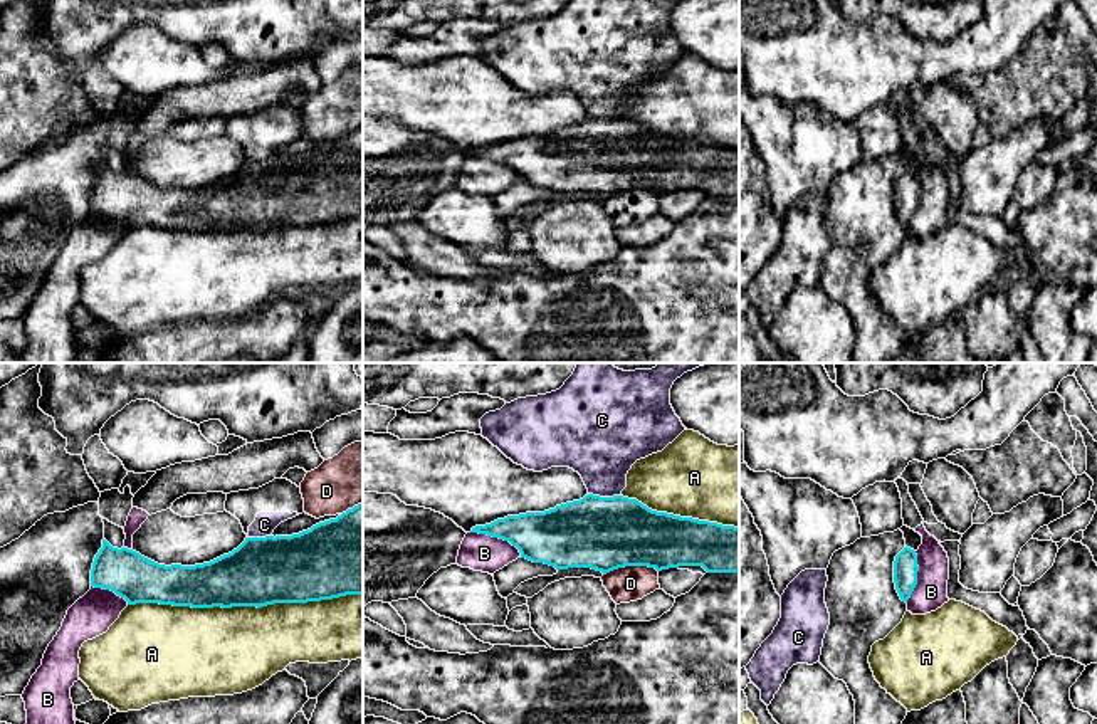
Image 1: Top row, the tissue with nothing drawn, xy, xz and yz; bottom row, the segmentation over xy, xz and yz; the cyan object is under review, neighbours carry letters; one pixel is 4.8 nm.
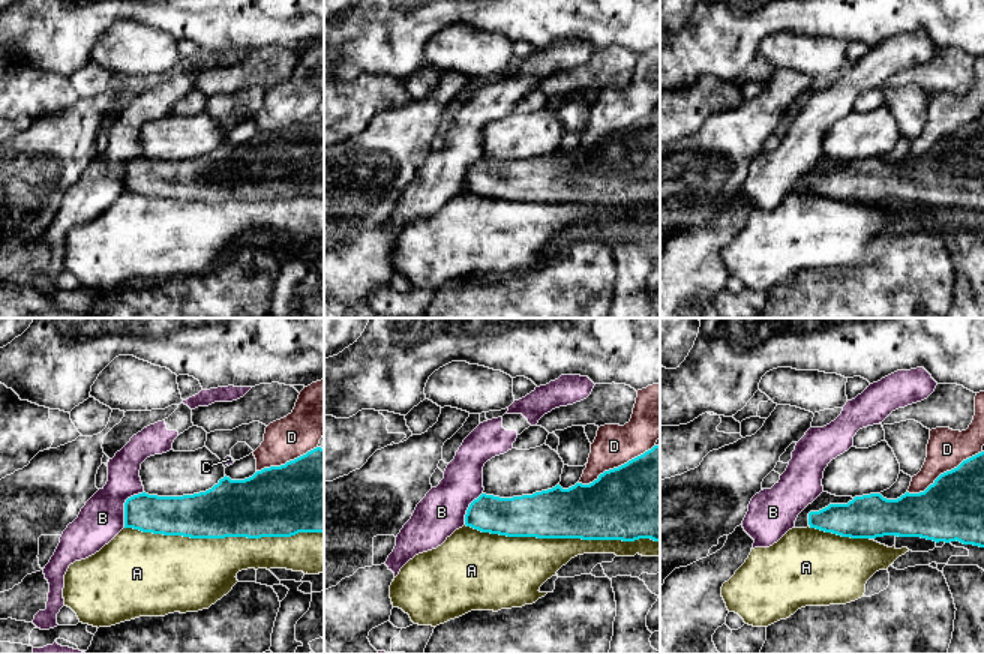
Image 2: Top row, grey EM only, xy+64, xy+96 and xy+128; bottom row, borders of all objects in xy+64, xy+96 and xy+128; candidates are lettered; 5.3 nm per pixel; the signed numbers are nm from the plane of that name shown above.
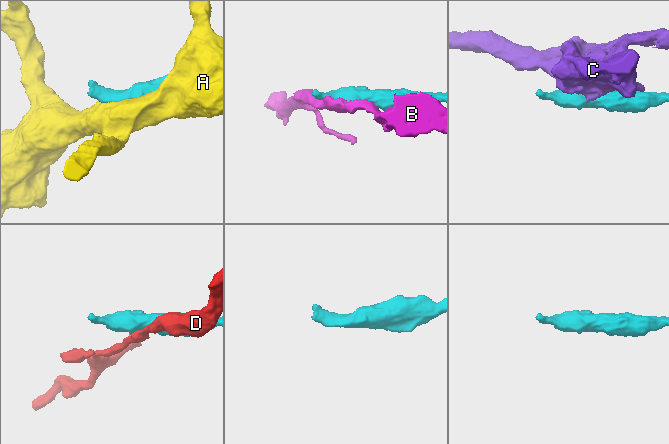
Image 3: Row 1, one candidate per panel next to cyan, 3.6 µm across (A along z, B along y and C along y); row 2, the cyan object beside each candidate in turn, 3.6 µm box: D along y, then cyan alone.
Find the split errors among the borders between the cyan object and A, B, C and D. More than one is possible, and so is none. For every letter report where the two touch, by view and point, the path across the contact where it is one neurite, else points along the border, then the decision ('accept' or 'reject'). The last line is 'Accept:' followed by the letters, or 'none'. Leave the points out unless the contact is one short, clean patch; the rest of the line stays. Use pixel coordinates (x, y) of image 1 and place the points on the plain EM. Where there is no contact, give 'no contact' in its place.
A: xy (244, 229) | reject
B: xz (498, 160) | along xz (471, 155), (508, 163), (521, 180) | reject
C: xz (603, 121) | reject
D: xz (630, 188) | reject
Accept: none

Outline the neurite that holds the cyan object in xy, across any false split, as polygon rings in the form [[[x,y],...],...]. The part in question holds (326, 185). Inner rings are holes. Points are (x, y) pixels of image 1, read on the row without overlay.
[[[363,126],[299,158],[245,161],[232,176],[195,190],[158,188],[133,173],[113,171],[102,163],[92,186],[91,210],[114,215],[128,228],[160,227],[192,232],[260,232],[363,218]]]

